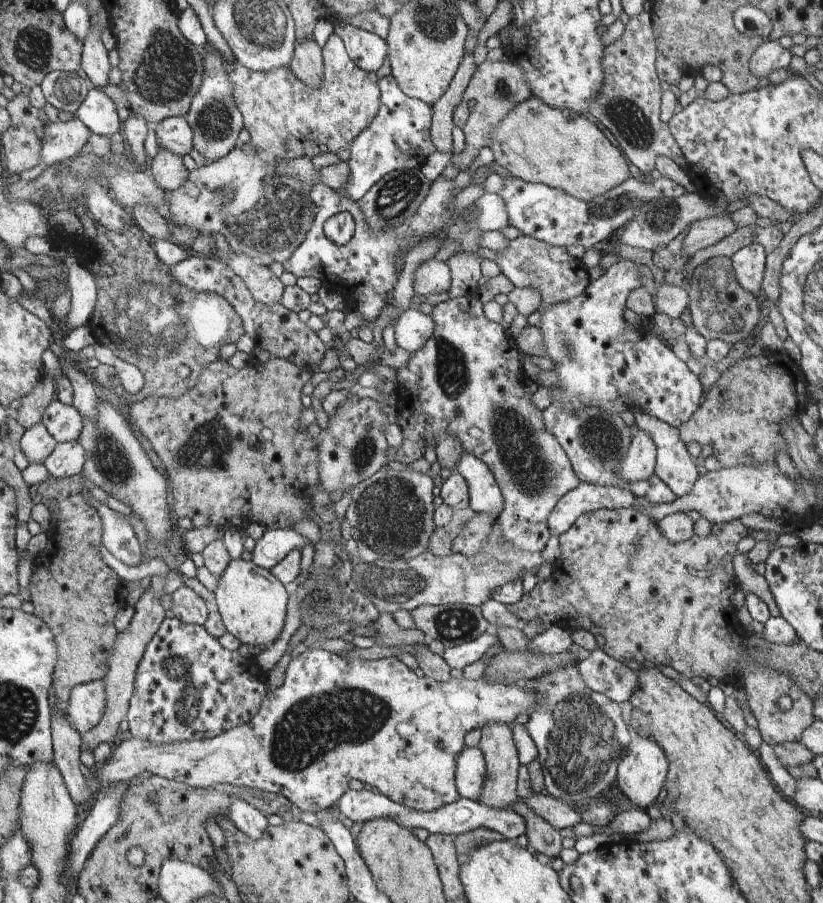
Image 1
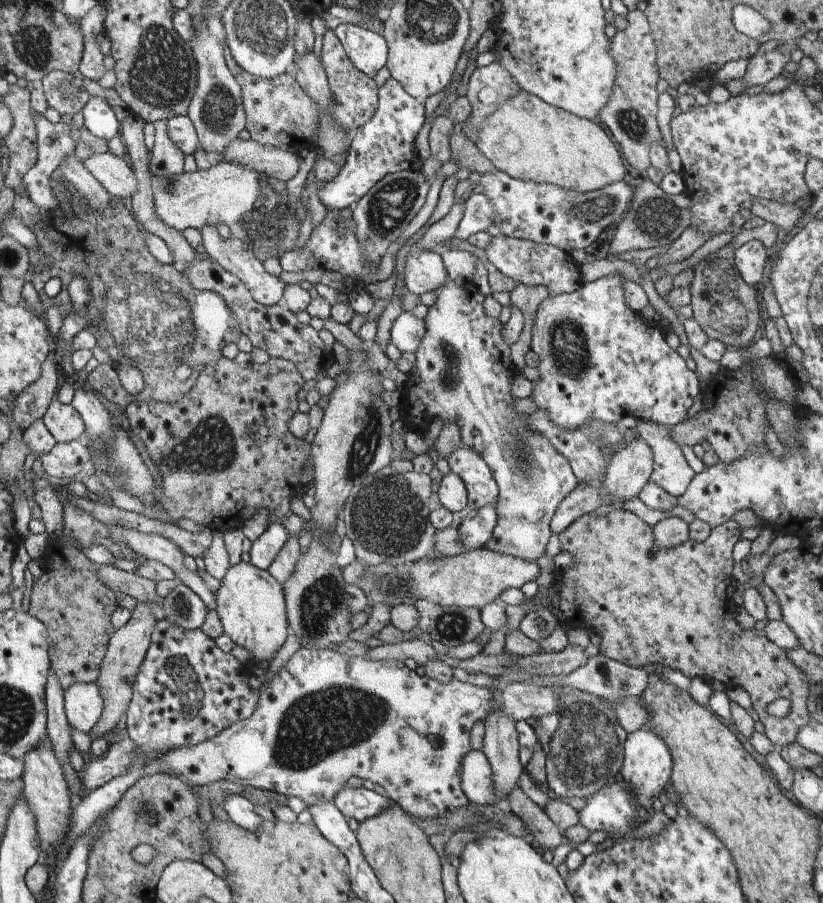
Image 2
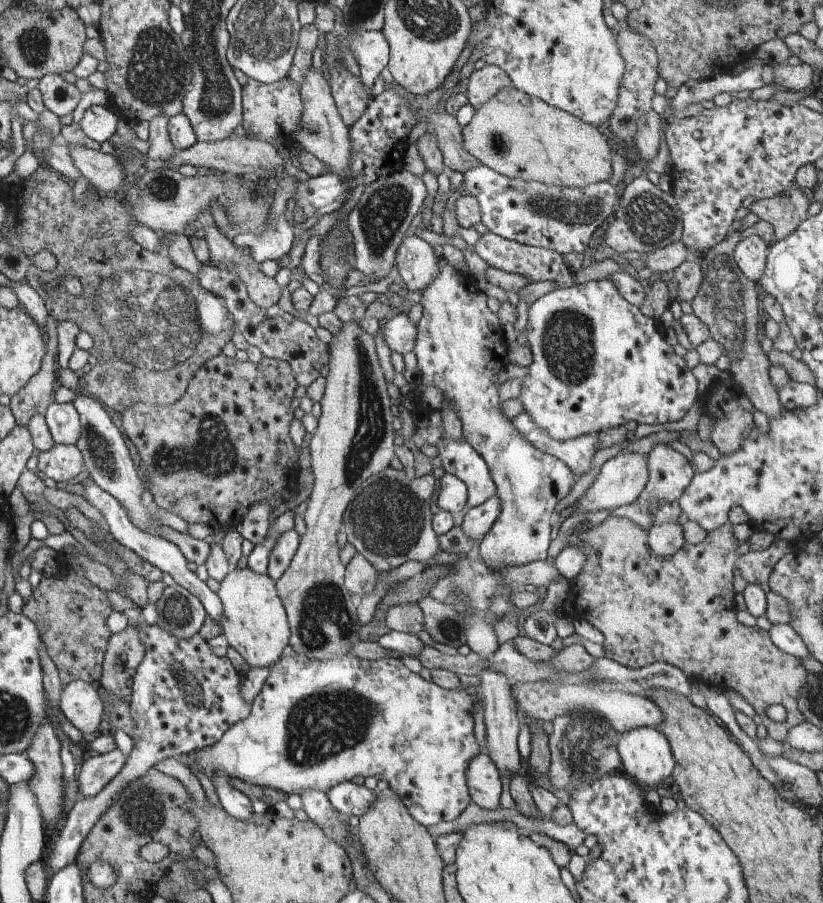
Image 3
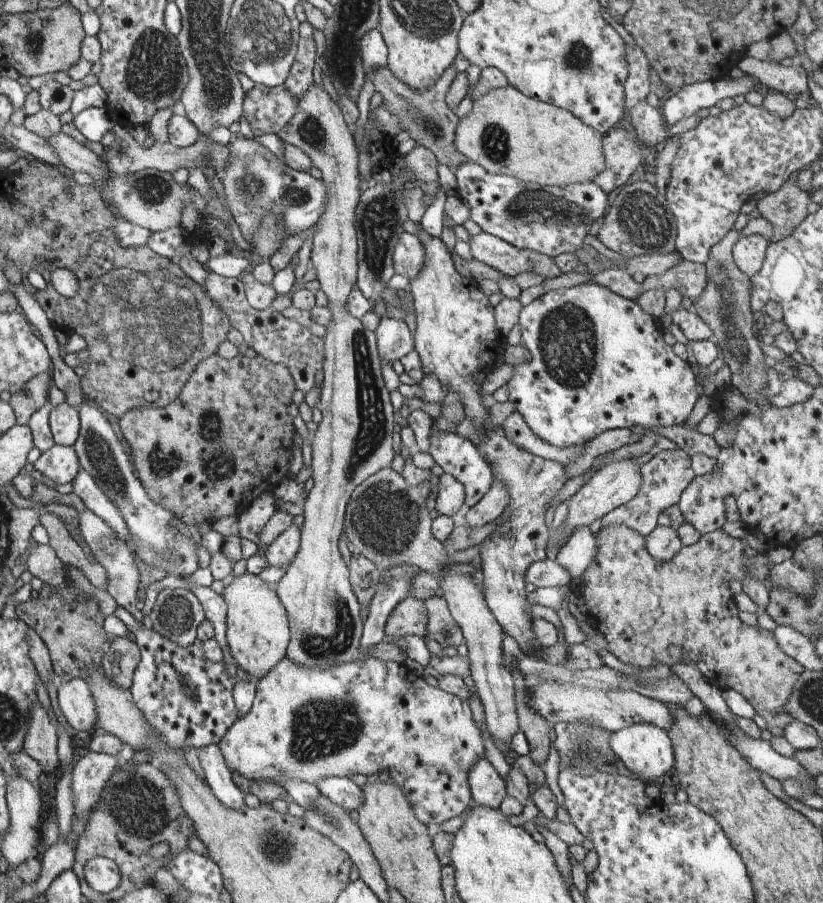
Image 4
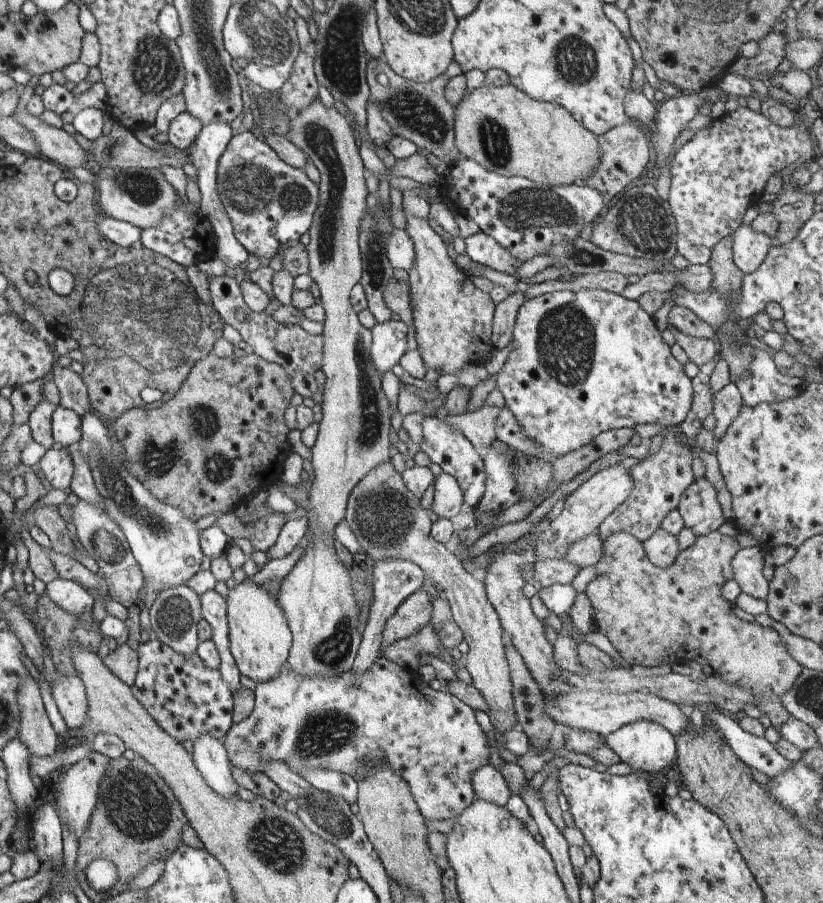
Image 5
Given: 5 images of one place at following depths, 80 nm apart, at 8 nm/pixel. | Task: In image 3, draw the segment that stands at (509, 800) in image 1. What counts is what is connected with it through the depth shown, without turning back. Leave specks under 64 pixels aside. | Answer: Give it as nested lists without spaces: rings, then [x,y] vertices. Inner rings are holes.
[[[484,671],[479,677],[481,678],[481,682],[478,690],[482,694],[487,753],[496,764],[501,776],[508,775],[512,778],[512,776],[517,775],[516,772],[520,770],[520,764],[523,761],[517,747],[521,721],[517,712],[517,704],[513,699],[512,686],[503,674]]]

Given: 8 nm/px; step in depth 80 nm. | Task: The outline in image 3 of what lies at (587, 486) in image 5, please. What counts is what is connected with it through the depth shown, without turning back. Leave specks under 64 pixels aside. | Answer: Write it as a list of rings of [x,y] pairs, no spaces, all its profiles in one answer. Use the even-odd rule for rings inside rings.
[[[624,451],[606,461],[599,474],[597,475],[588,492],[579,498],[576,502],[574,512],[582,514],[585,512],[595,512],[597,510],[612,510],[621,507],[622,505],[630,504],[636,500],[640,493],[647,486],[648,472],[648,455],[643,455],[638,452]]]

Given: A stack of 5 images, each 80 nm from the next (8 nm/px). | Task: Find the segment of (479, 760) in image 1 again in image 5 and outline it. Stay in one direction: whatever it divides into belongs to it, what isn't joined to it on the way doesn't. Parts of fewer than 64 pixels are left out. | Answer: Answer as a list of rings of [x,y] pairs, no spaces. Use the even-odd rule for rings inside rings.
[[[490,764],[479,768],[473,776],[472,784],[476,792],[476,800],[480,798],[500,807],[503,807],[508,797],[513,794],[502,773]]]

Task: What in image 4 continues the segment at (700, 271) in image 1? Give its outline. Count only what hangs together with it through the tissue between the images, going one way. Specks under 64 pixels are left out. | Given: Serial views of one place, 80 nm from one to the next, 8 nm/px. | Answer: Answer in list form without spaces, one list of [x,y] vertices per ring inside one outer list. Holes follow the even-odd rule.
[[[732,228],[728,234],[715,244],[709,252],[705,267],[708,271],[704,292],[693,300],[693,310],[713,330],[713,336],[719,345],[721,356],[731,372],[731,386],[744,395],[747,400],[756,402],[756,406],[770,406],[763,395],[769,361],[760,349],[759,337],[754,330],[754,312],[751,309],[751,280],[733,259],[733,248],[741,233]]]

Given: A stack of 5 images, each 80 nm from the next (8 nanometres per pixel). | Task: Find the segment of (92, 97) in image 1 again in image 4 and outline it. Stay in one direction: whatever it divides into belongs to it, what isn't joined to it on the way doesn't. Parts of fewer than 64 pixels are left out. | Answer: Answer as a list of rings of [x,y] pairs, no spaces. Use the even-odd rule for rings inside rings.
[[[90,107],[73,118],[74,126],[89,140],[100,142],[106,132],[111,131],[116,120],[105,107]]]

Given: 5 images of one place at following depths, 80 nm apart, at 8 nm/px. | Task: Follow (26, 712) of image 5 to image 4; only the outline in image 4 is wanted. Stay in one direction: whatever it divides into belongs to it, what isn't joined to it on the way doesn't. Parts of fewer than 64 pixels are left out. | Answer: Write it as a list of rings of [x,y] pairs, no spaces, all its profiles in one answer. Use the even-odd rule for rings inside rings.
[[[34,698],[32,718],[29,720],[29,732],[23,750],[41,766],[44,774],[50,774],[58,768],[56,746],[58,746],[56,728],[38,699]]]

